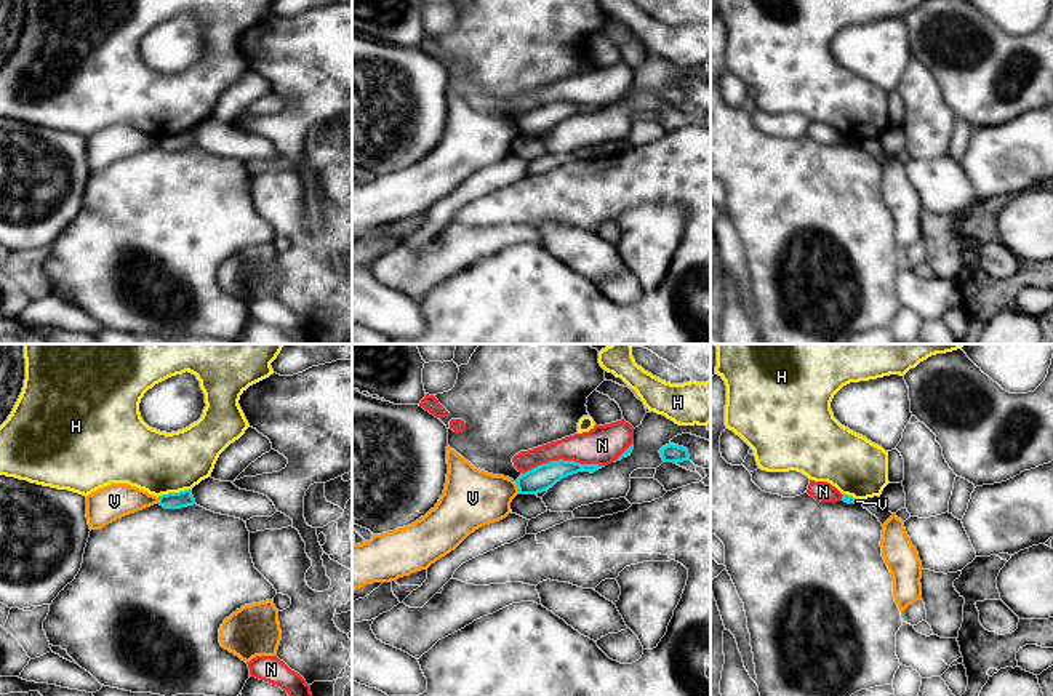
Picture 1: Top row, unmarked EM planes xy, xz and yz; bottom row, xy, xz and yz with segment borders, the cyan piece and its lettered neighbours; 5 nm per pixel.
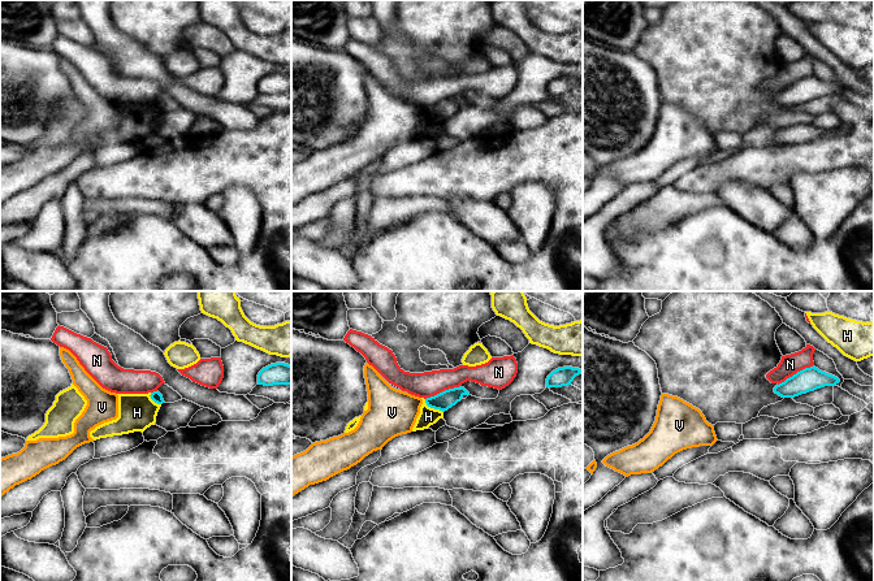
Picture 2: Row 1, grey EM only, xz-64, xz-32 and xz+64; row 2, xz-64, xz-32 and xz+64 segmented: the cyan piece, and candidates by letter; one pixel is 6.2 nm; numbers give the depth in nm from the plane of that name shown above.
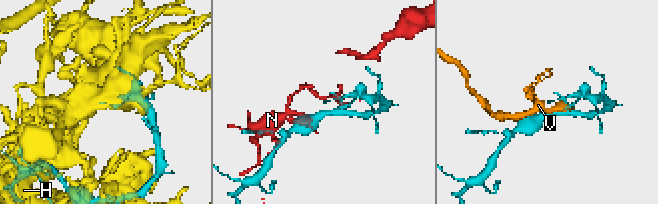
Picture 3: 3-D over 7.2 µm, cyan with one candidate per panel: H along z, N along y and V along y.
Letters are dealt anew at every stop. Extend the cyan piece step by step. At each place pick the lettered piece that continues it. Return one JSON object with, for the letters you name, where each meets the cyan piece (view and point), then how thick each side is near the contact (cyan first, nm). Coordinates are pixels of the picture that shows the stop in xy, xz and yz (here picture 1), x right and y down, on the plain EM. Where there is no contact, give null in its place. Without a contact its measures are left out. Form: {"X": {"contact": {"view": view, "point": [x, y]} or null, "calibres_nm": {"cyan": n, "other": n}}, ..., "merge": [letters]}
{"merge": []}

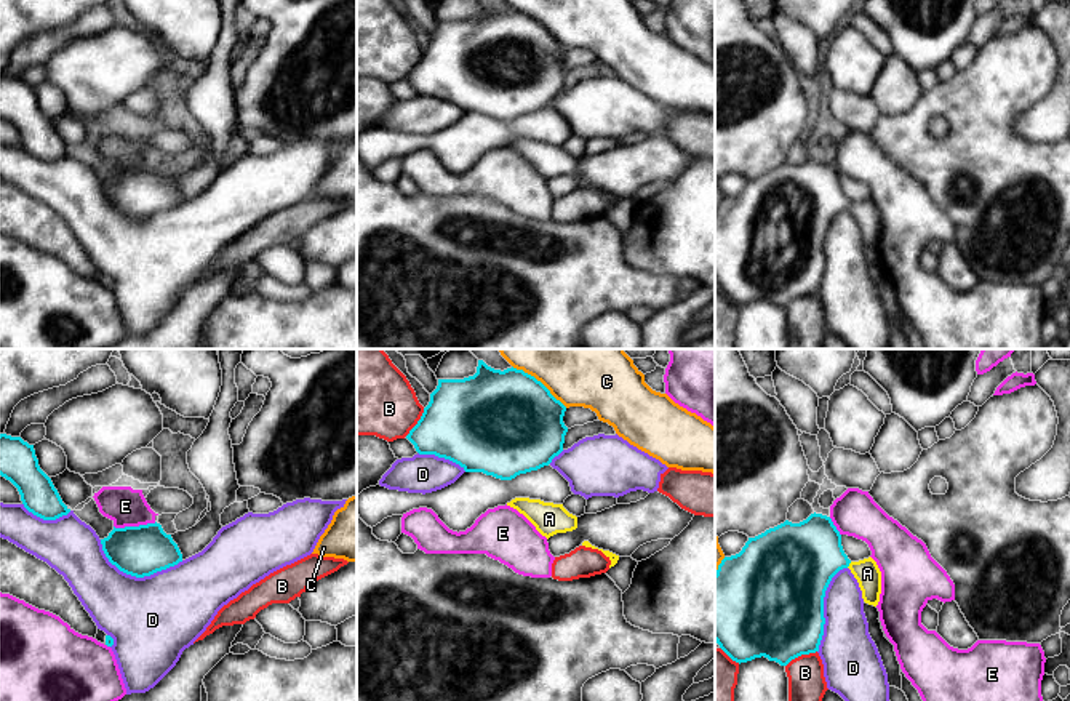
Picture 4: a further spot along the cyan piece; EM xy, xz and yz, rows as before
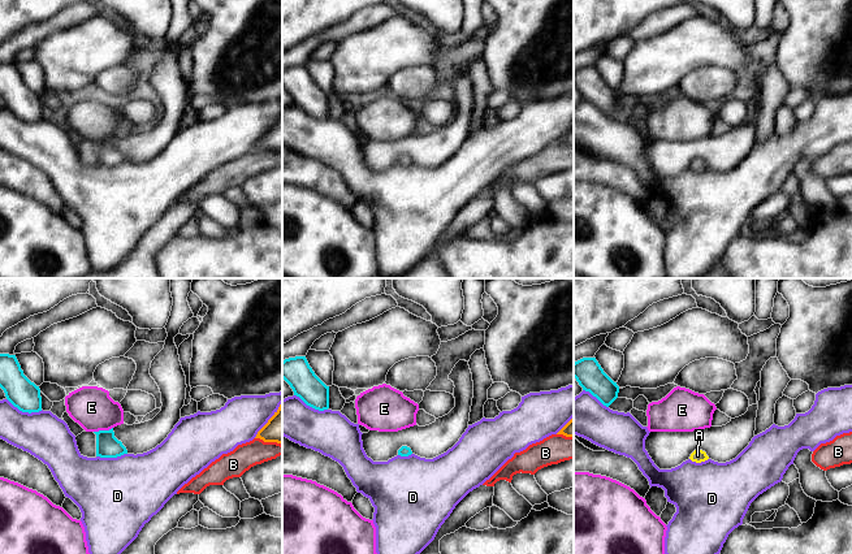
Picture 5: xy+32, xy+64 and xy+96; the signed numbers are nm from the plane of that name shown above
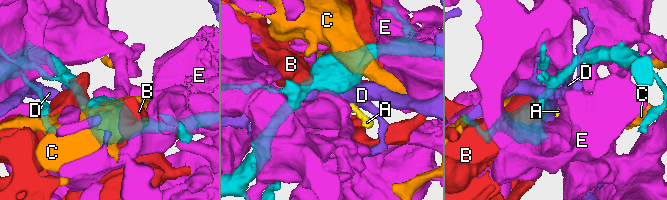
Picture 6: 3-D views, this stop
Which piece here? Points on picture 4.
{"A": {"contact": {"view": "yz", "point": [848, 207]}, "calibres_nm": {"cyan": 380, "other": 130}}, "merge": ["A"]}

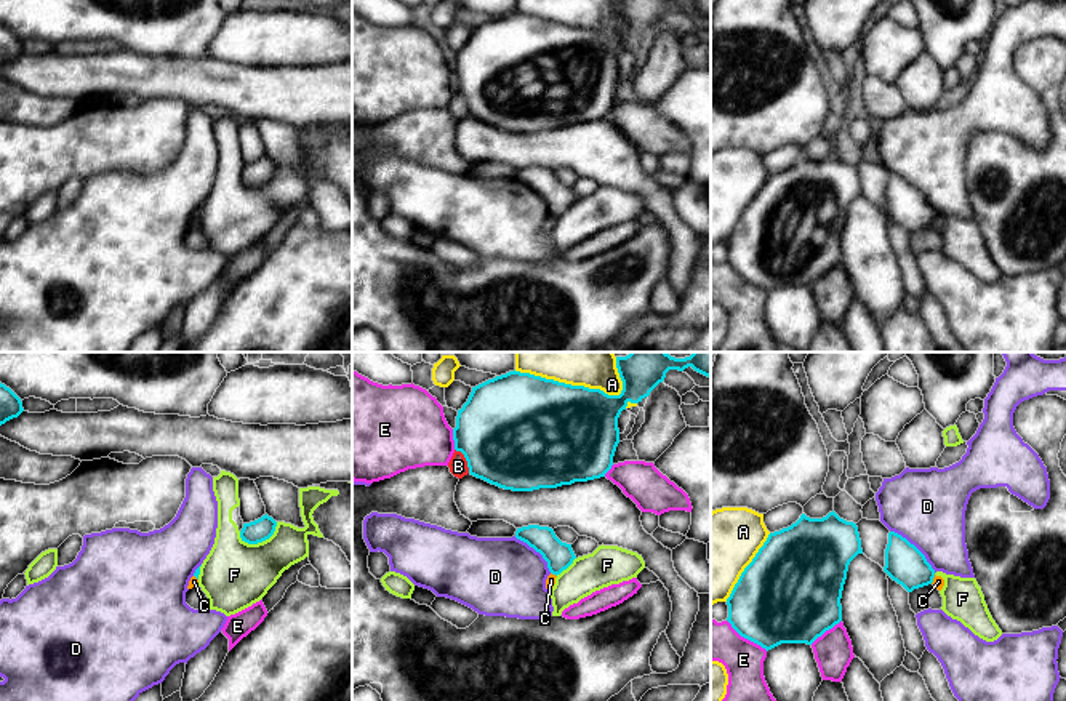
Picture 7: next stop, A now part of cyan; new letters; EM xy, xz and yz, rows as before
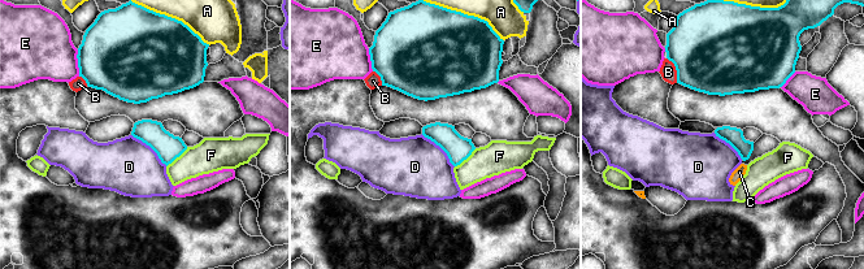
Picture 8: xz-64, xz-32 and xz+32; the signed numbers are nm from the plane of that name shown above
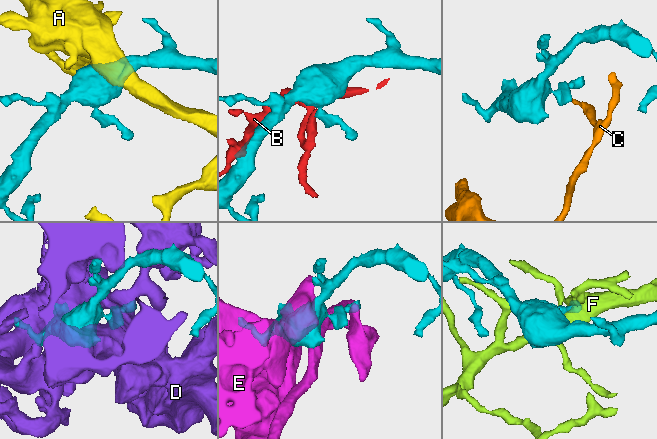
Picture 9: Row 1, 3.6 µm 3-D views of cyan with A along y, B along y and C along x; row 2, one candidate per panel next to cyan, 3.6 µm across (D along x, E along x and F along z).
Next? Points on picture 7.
{"merge": []}

